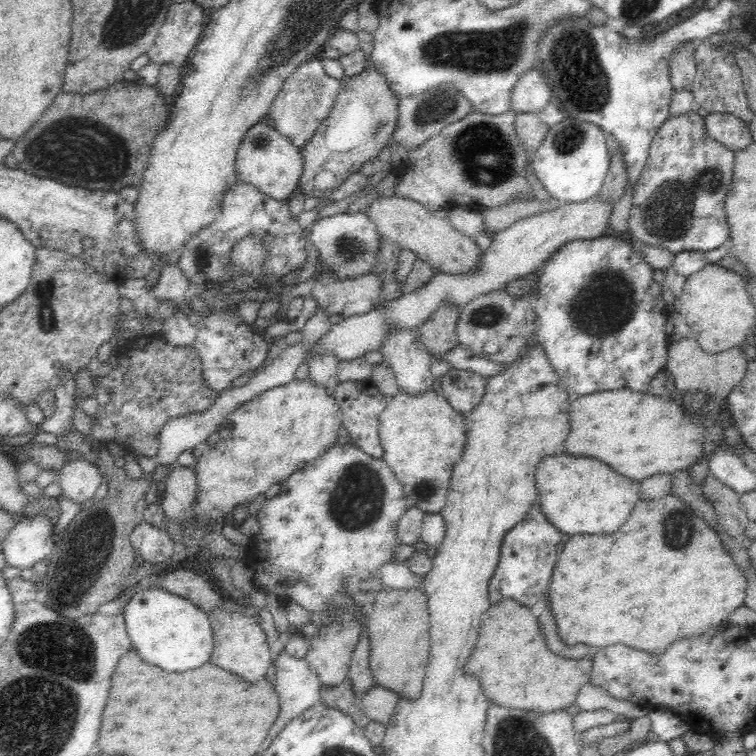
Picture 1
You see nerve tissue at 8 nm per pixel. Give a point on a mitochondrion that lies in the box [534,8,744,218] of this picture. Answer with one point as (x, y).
(577, 66)

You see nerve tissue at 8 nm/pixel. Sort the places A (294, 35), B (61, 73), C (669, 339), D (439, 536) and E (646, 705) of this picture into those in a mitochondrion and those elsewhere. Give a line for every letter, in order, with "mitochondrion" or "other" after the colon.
A: mitochondrion
B: other
C: other
D: other
E: other

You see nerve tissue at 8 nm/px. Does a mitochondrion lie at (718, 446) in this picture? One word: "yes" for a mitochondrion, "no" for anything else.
no

